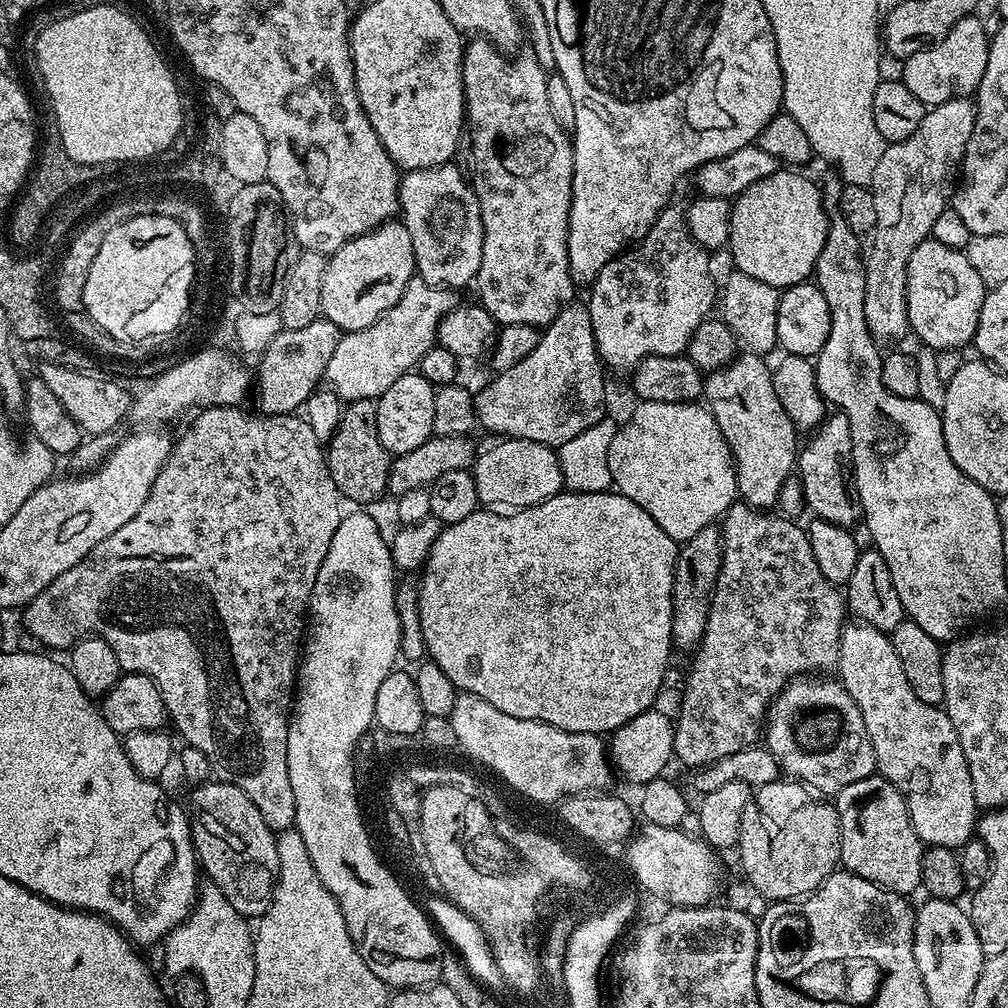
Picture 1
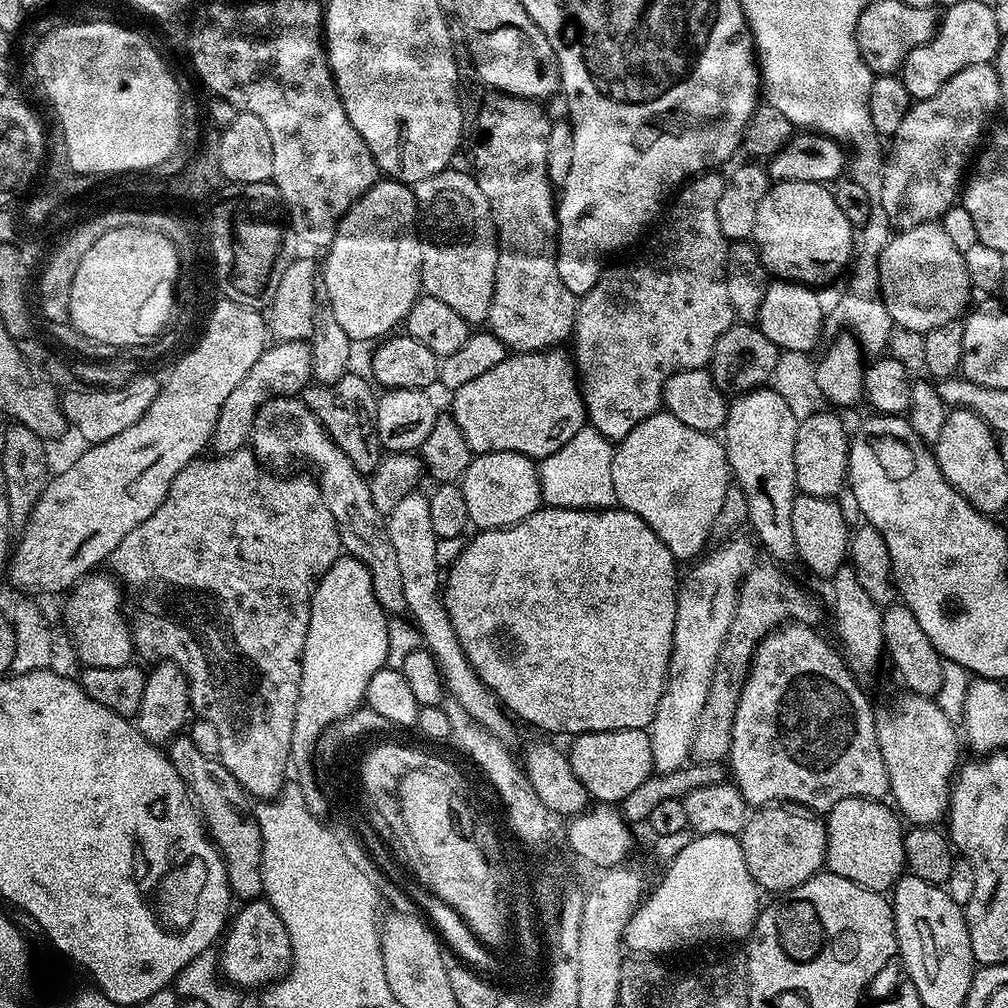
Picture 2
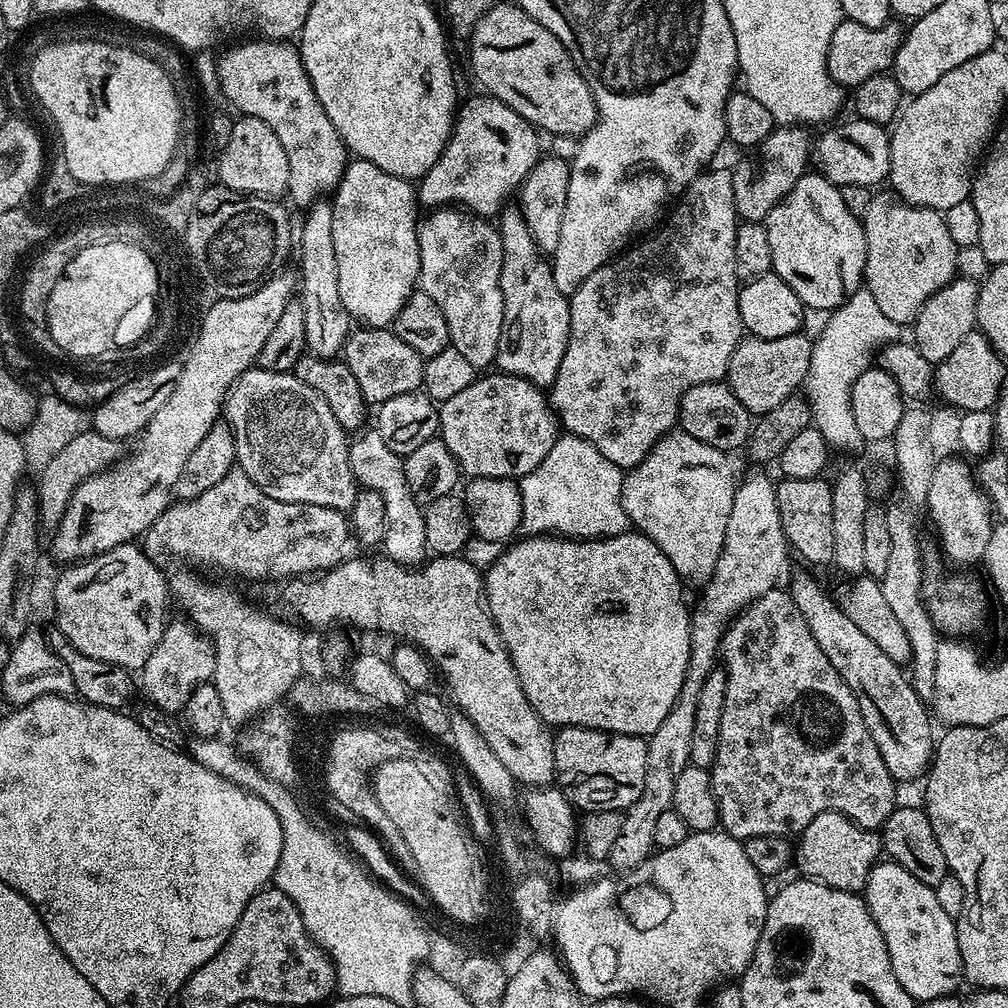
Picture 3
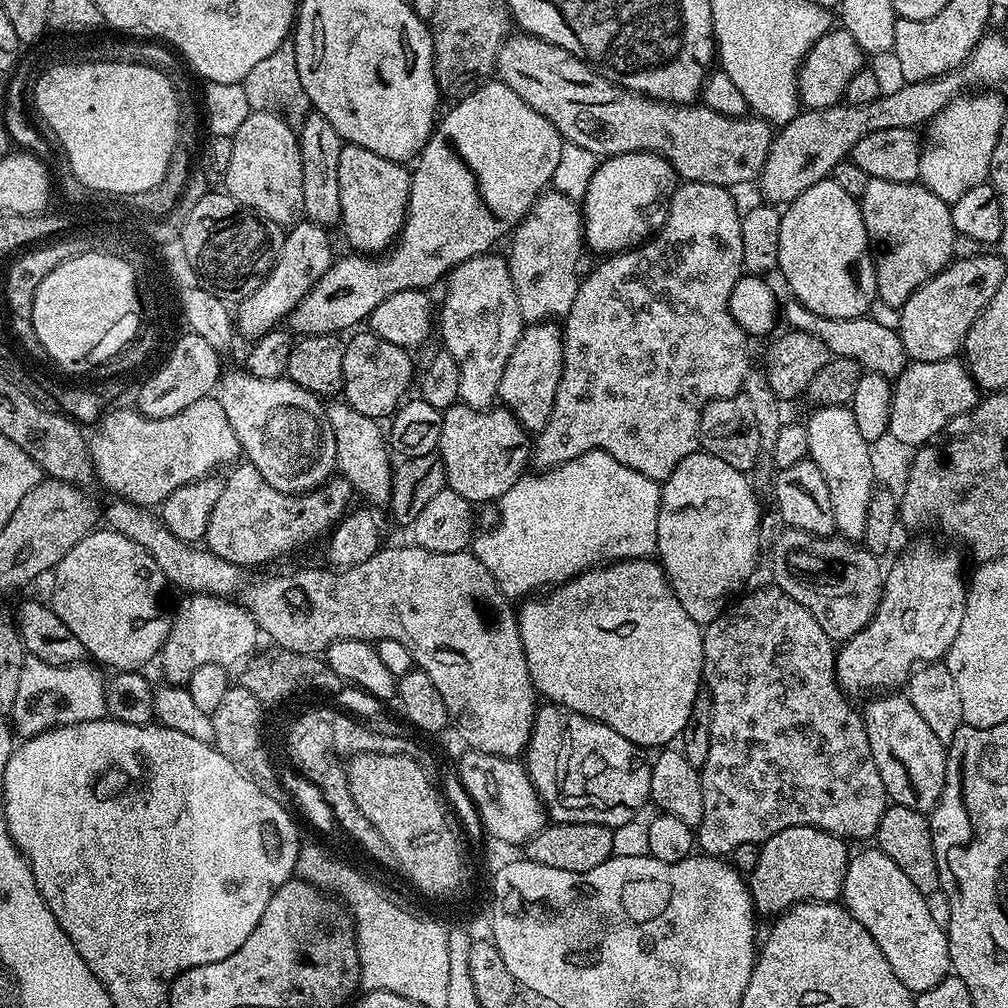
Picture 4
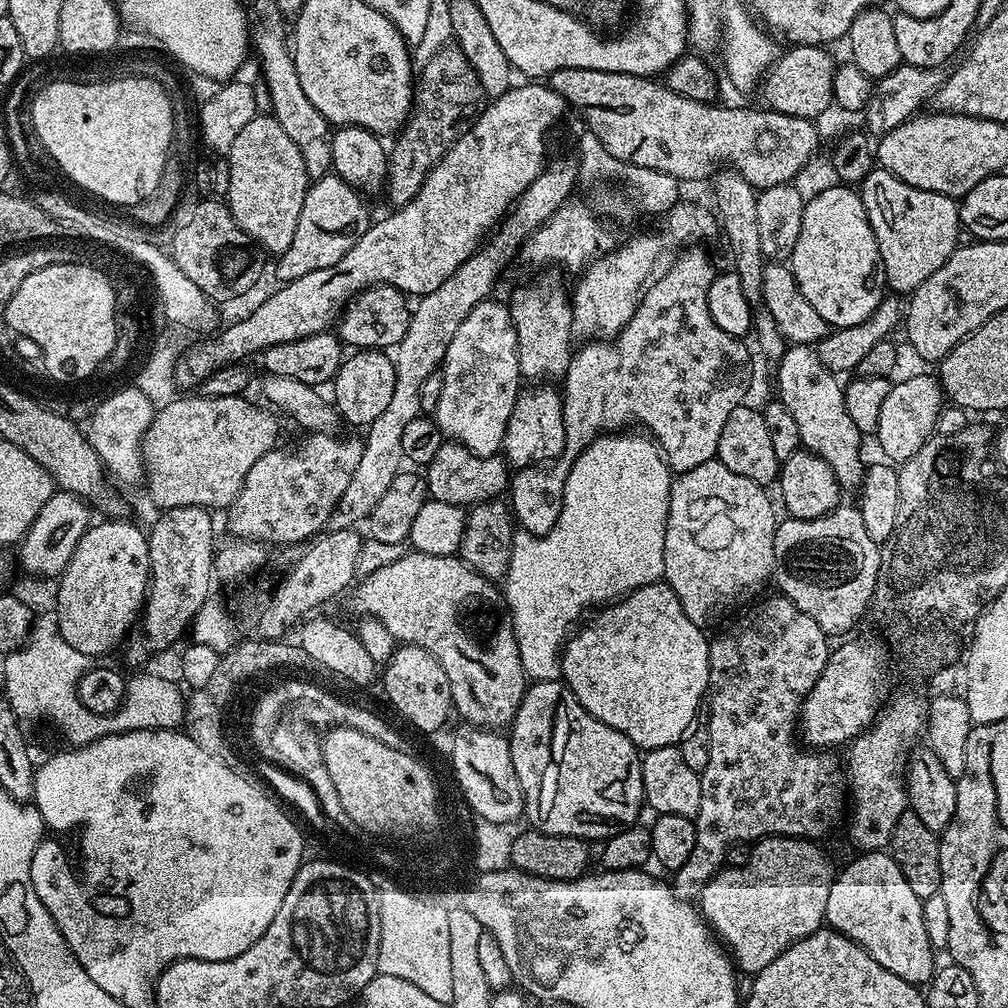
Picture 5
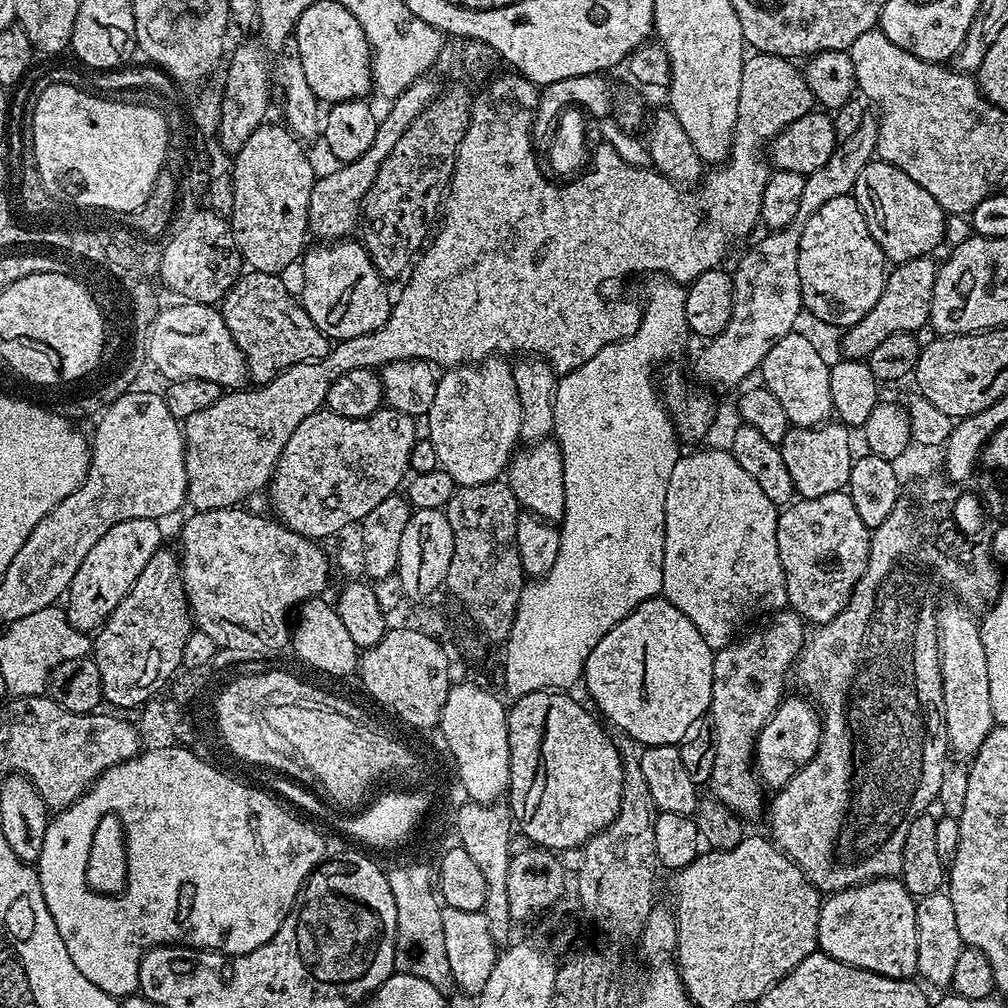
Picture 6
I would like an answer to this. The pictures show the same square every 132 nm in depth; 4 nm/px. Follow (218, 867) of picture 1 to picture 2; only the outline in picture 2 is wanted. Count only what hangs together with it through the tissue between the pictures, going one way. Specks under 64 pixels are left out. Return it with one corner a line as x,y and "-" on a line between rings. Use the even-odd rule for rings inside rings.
179,734
173,737
166,748
168,760
178,770
184,785
192,794
192,799
200,813
201,821
220,857
224,859
228,885
233,895
247,902
257,899
263,893
262,870
262,838
255,819
244,812
239,812
235,804
246,800
246,793
240,783
226,770
219,758
201,754
194,747
191,735

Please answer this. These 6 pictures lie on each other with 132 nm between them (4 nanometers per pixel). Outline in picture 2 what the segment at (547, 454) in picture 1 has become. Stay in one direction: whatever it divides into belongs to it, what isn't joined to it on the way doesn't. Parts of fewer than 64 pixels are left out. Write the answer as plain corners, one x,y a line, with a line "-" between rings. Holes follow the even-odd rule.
482,452
473,455
460,477
462,498
466,498
466,514
473,529
509,528
511,524
530,518
542,507
540,469
537,461
517,452

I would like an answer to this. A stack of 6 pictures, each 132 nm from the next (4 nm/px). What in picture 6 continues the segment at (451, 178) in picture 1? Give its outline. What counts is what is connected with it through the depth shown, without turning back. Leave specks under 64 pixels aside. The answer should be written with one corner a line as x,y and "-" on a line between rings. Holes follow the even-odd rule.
499,355
479,364
449,368
441,375
434,406
426,417
426,438
438,454
438,465
460,486
499,480
521,443
522,406
514,386
513,365

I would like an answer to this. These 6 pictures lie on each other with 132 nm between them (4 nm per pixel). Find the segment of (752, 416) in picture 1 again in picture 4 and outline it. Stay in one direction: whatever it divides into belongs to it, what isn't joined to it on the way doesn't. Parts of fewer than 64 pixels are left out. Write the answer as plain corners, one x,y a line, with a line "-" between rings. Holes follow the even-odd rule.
876,694
869,700
872,701
862,708
862,715
870,738
870,750
874,754
874,766
878,766
878,774
882,774
889,801
910,806
910,810
931,813
944,789
948,761
945,741
930,730
907,695

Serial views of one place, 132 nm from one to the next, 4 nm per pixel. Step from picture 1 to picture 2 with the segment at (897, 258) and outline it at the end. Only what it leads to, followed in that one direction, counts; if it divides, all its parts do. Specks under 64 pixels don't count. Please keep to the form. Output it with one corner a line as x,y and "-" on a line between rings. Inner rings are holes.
992,64
958,70
934,98
913,103
906,118
902,118
902,126
898,126
895,136
891,137
892,153
887,153
884,162
878,208
884,211
883,219
893,229
939,221
946,210
957,203
970,157
981,143
980,135
988,124
988,115
995,113
999,106
998,74

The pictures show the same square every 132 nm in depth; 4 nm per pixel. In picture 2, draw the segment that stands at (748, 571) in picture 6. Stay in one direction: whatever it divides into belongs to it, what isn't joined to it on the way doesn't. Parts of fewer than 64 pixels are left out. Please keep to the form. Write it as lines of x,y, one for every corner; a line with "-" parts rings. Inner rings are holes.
667,410
658,411
650,418
646,418
640,422
634,430
630,430
630,434
626,434
624,440
619,441
615,445
612,454
612,477
614,478
616,504
621,508
630,510
634,514
638,514
638,518
642,518
642,522
646,522
646,526
650,526
650,530
654,530
654,534
658,534
658,538
662,538
666,550
670,550
670,554
677,562
684,562
684,560
688,560
687,562
695,561
705,551
704,543
710,540
712,536
714,518
718,518
718,510
722,510
722,502
726,498
726,490
730,486
728,455
724,453
723,443
713,433
693,430
691,426
686,426
682,422
678,422
678,418
674,418
672,412

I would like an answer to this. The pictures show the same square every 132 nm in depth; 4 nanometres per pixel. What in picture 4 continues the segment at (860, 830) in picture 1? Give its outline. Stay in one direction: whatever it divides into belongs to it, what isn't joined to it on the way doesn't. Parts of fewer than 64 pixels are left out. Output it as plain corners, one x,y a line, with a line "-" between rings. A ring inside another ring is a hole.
790,826
790,830
778,830
778,834
759,845
758,862
747,881
755,911
771,917
796,904
839,901
850,859
847,846
841,837
814,826

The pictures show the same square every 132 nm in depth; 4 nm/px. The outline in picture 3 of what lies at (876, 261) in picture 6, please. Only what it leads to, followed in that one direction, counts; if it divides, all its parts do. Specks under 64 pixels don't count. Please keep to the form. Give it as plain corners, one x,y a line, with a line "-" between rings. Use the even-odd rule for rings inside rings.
806,174
798,178
794,190
781,198
762,223
770,238
772,271
798,294
805,309
837,309
849,294
862,288
868,249
864,226
846,210
840,188
826,177

